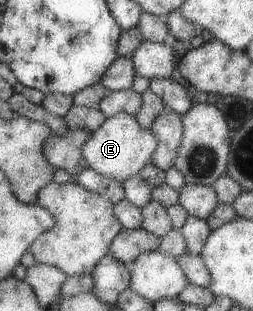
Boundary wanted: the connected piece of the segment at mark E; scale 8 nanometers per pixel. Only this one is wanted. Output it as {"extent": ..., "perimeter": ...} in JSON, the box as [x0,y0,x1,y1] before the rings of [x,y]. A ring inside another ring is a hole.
{"extent":[82,112,160,184],"perimeter":[[[120,112],[104,120],[104,124],[92,133],[92,138],[82,148],[82,156],[94,172],[122,184],[132,176],[139,176],[140,170],[151,163],[159,146],[160,142],[152,129],[145,129],[135,116]]]}

